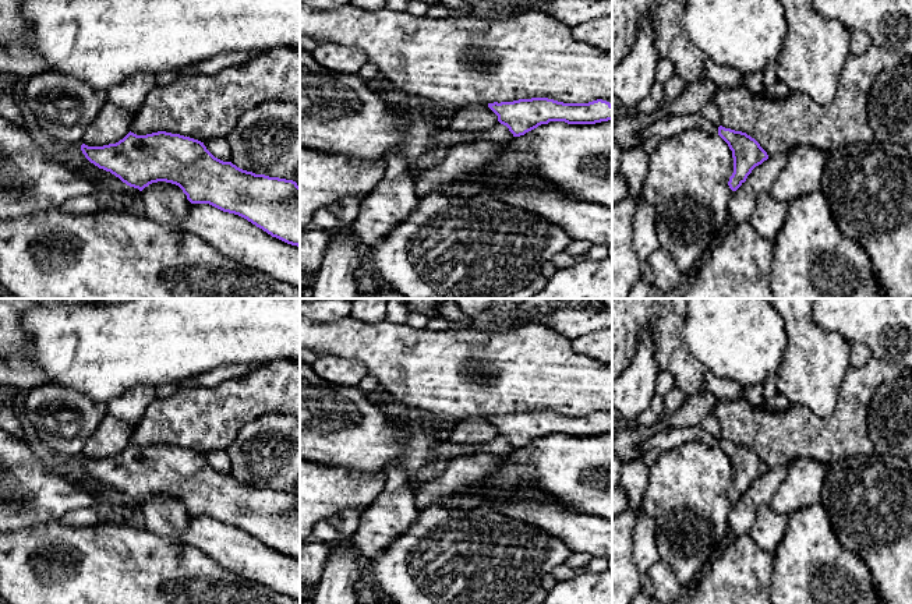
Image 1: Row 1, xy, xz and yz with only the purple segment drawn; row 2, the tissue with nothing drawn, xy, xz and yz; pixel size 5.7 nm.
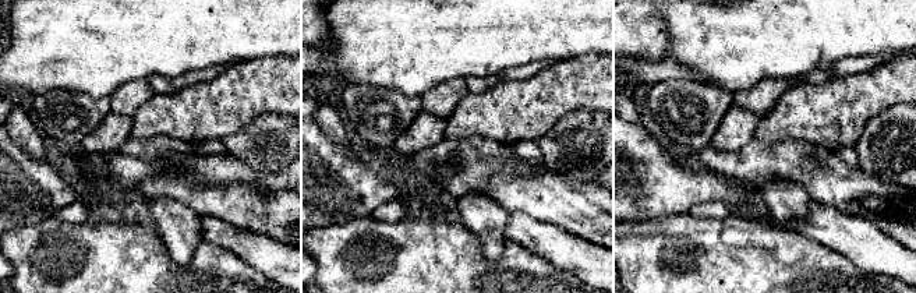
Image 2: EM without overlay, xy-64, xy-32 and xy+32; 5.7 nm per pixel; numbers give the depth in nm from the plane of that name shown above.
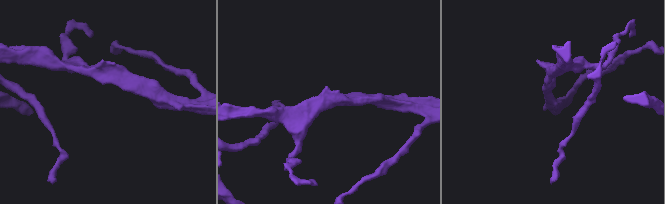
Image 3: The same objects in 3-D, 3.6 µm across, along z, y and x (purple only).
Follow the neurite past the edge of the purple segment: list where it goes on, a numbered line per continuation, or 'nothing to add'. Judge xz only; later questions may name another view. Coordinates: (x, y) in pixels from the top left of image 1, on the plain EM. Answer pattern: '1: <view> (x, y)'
nothing to add

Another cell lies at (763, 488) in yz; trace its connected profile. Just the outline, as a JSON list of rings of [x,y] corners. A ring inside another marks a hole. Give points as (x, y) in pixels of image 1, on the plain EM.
[[[777,467],[756,478],[742,498],[732,504],[728,515],[729,537],[735,538],[749,534],[760,505],[768,505],[782,480],[786,477],[788,467]]]

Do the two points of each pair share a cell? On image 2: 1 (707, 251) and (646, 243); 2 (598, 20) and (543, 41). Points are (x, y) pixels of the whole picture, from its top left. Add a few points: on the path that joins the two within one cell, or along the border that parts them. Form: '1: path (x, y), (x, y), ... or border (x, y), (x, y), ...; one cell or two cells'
1: path (692, 251), (661, 251); one cell
2: path (584, 20), (563, 20), (556, 27); one cell

